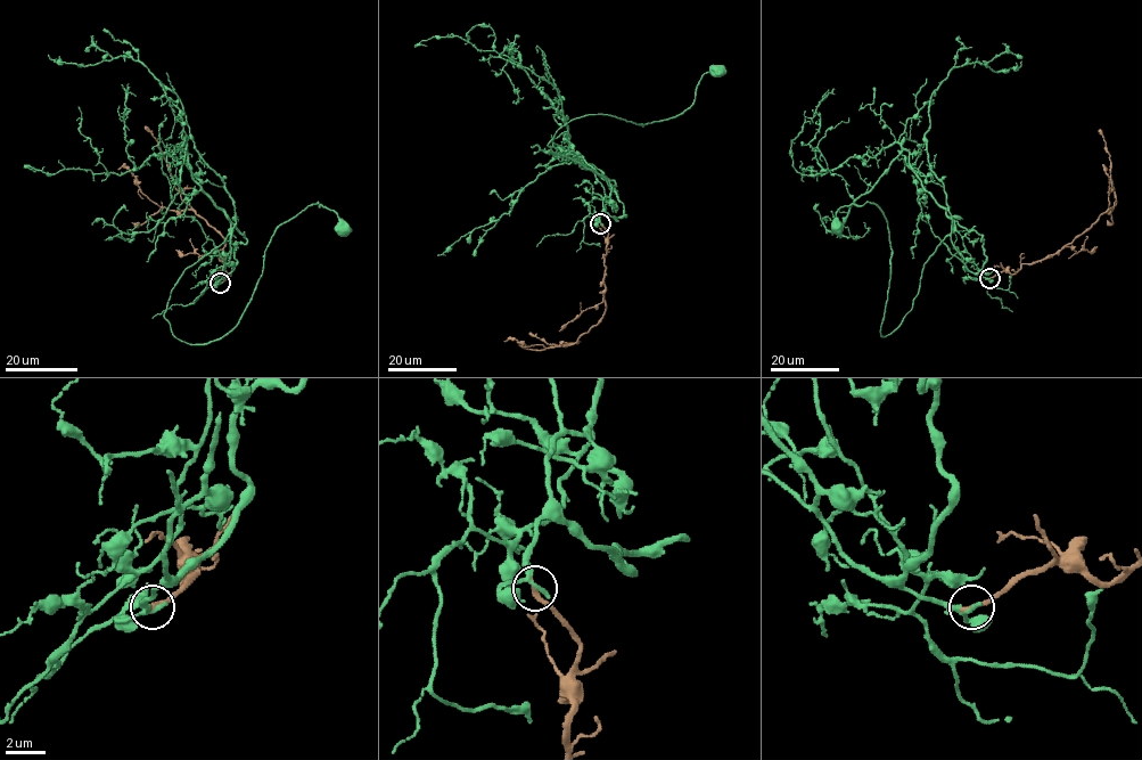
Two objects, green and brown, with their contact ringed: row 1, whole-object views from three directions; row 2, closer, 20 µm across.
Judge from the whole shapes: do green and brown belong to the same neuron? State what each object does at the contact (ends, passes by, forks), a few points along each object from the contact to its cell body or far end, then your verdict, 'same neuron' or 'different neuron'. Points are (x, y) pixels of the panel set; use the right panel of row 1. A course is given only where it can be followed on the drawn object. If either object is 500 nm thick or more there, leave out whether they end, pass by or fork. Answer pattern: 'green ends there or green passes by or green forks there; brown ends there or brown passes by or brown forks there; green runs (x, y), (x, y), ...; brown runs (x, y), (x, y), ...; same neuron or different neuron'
green passes by; brown ends there; green runs (989, 278), (967, 267), (952, 230), (882, 336), (887, 222), (870, 202), (840, 206), (838, 226); brown runs (989, 278), (999, 272), (1013, 274), (1023, 263), (1057, 253), (1109, 209), (1110, 161), (1100, 129); same neuron

